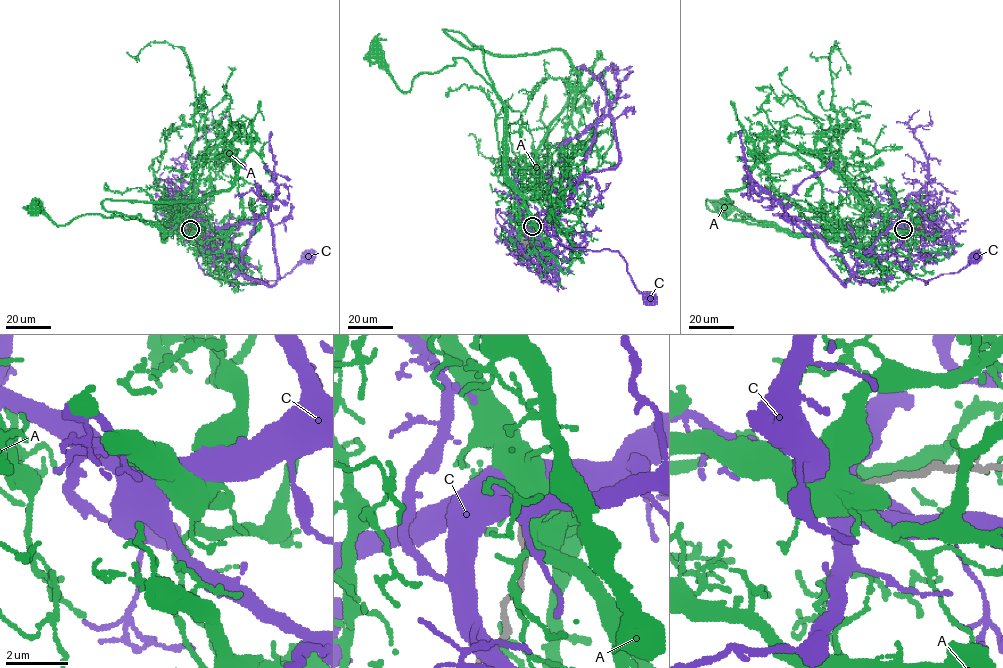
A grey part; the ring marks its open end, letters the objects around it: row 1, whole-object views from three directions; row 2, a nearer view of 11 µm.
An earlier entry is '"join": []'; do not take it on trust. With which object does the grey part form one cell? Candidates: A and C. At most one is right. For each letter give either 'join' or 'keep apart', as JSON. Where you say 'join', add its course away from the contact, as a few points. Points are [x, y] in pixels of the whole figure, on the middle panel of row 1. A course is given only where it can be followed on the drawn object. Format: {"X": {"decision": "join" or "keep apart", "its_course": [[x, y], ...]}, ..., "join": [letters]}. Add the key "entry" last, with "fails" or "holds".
{"A": {"decision": "keep apart"}, "C": {"decision": "keep apart"}, "join": [], "entry": "holds"}

